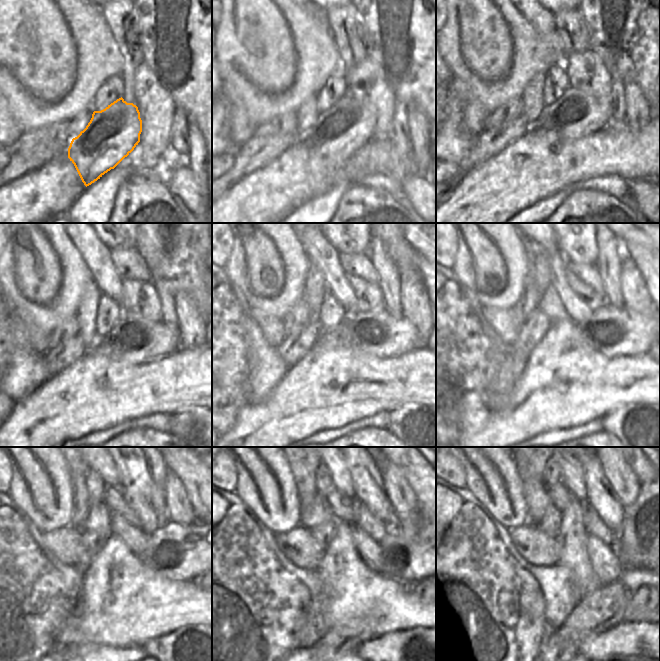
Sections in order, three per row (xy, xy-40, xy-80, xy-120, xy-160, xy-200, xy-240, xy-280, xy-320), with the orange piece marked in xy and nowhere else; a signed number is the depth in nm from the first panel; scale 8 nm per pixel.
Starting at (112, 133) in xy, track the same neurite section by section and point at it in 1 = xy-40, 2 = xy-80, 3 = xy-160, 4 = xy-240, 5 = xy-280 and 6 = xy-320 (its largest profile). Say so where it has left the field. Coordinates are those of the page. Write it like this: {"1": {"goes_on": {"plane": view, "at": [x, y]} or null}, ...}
{"1": {"goes_on": {"plane": "xy-40", "at": [339, 131]}}, "2": {"goes_on": {"plane": "xy-80", "at": [576, 115]}}, "3": {"goes_on": {"plane": "xy-160", "at": [376, 332]}}, "4": {"goes_on": {"plane": "xy-240", "at": [171, 544]}}, "5": {"goes_on": {"plane": "xy-280", "at": [396, 549]}}, "6": {"goes_on": {"plane": "xy-320", "at": [617, 536]}}}

